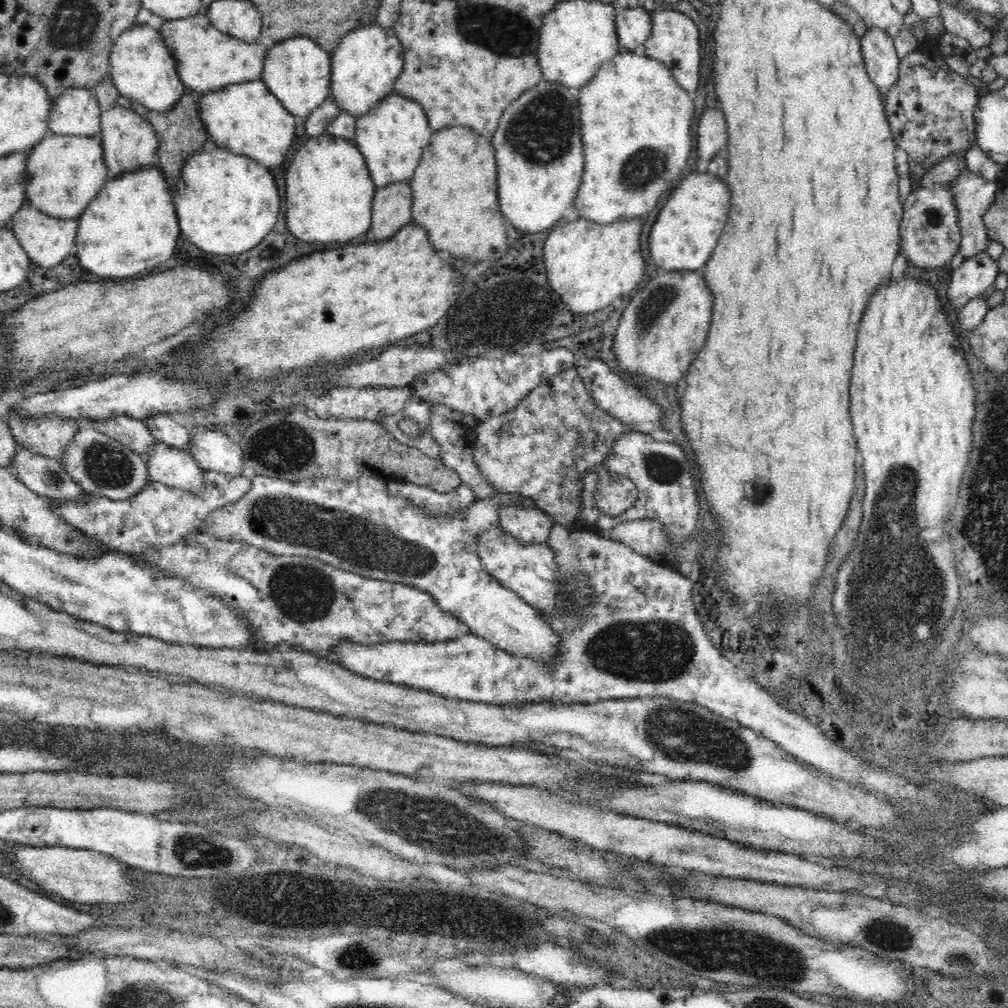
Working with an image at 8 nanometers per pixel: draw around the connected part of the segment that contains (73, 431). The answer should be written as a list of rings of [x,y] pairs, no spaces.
[[[10,416],[9,428],[17,445],[64,466],[68,448],[78,435],[80,425],[72,421],[64,423],[55,416],[40,423],[20,421],[17,416]]]

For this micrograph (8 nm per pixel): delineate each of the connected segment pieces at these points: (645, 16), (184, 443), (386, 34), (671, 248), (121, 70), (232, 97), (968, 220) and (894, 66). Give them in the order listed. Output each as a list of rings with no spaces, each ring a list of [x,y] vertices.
[[[615,9],[615,29],[620,48],[634,51],[651,35],[652,18],[650,9]]]
[[[150,416],[146,418],[147,426],[156,439],[155,443],[168,445],[178,451],[190,453],[193,440],[192,433],[186,426],[180,426],[170,416]]]
[[[364,26],[350,31],[339,42],[339,45],[330,54],[330,87],[329,96],[336,103],[339,112],[345,112],[354,118],[362,118],[370,114],[386,96],[393,92],[397,79],[400,77],[403,67],[403,47],[391,30],[384,30],[381,26]]]
[[[704,168],[686,170],[676,190],[670,194],[668,202],[660,210],[656,222],[648,236],[650,258],[656,268],[668,272],[690,270],[700,271],[710,260],[714,246],[726,224],[726,214],[730,206],[730,192],[722,180],[712,174],[704,174]]]
[[[137,26],[118,36],[110,53],[108,74],[121,96],[154,112],[168,111],[186,94],[175,69],[175,60],[162,44],[157,30],[151,27]]]
[[[260,79],[204,93],[197,100],[197,111],[209,147],[245,156],[266,168],[282,164],[294,140],[294,116],[284,110]]]
[[[968,169],[964,170],[954,184],[953,191],[959,212],[958,224],[961,229],[959,254],[964,261],[987,252],[988,231],[981,216],[994,198],[998,185],[999,183],[990,182]]]
[[[867,30],[860,38],[860,48],[865,71],[872,85],[878,89],[882,100],[898,85],[900,59],[896,54],[894,40],[881,30]]]

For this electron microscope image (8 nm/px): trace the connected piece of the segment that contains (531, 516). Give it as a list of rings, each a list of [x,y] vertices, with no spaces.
[[[507,507],[501,511],[499,527],[522,546],[534,546],[548,542],[554,523],[543,510],[524,511],[520,507]]]

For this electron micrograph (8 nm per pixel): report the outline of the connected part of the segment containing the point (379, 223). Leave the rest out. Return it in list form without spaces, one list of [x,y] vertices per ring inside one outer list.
[[[409,181],[396,182],[376,190],[372,201],[372,226],[375,242],[392,238],[402,226],[411,222],[411,188]]]

